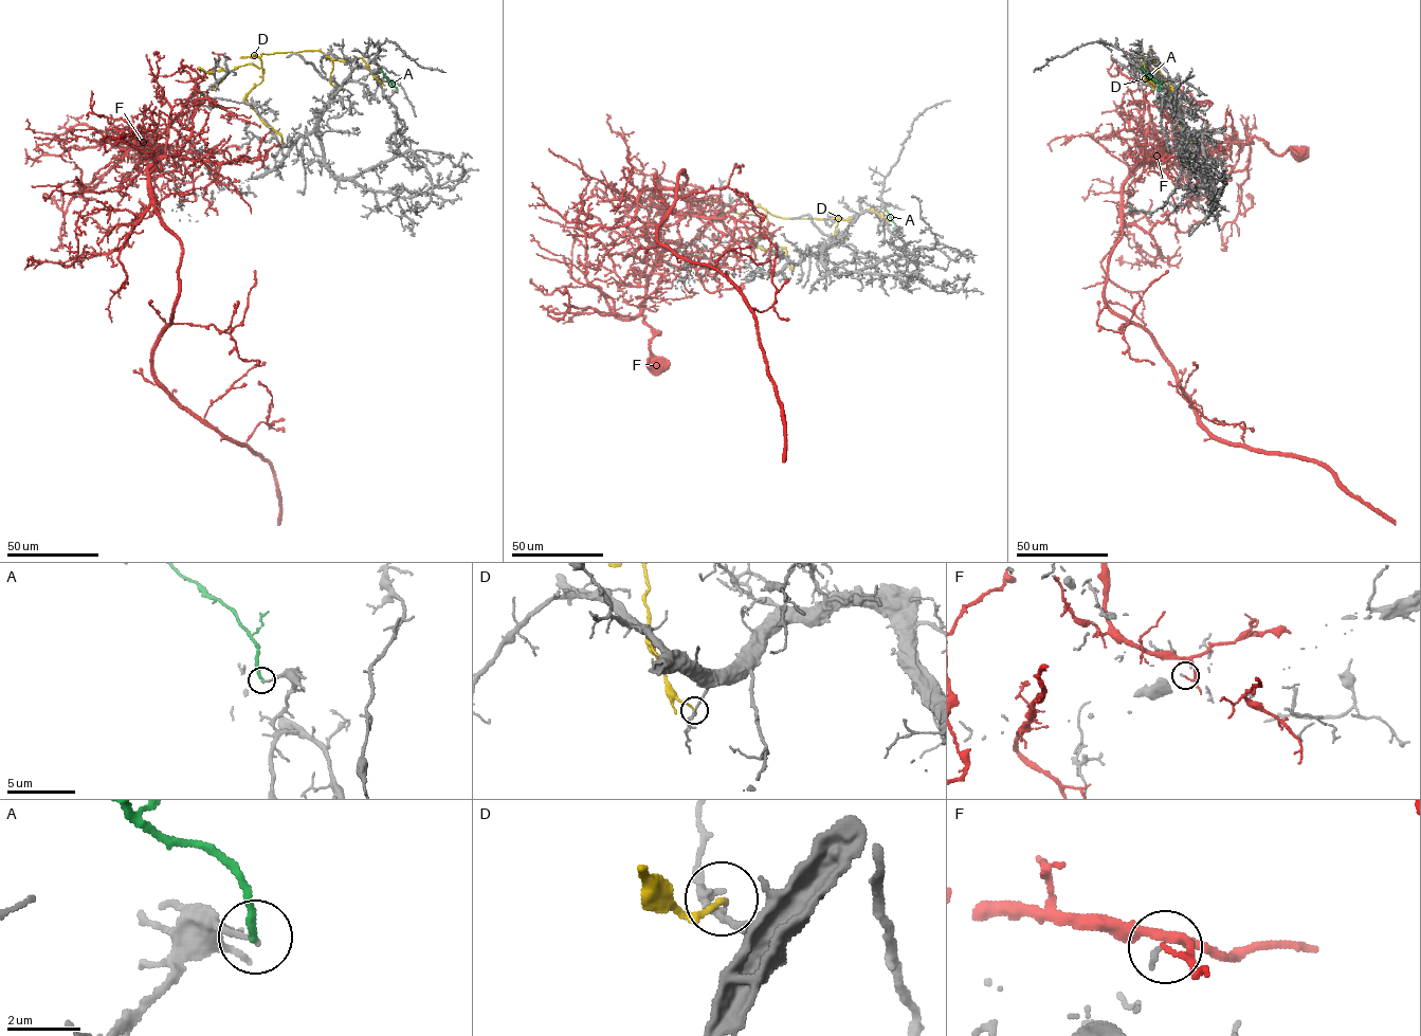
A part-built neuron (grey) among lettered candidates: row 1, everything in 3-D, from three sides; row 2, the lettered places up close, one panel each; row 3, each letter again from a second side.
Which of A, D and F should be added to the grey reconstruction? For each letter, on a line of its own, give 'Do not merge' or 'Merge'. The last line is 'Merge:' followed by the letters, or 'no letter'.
A: Do not merge
D: Do not merge
F: Do not merge
Merge: no letter

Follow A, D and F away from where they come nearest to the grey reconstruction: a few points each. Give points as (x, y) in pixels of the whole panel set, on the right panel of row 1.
A: (1161, 91), (1160, 86), (1141, 66)
D: (1202, 146), (1181, 135), (1180, 106), (1142, 57), (1151, 50), (1152, 60), (1143, 57), (1143, 66), (1154, 85)
F: (1202, 186), (1187, 164), (1147, 157), (1133, 170), (1106, 304), (1151, 335), (1213, 434), (1323, 464), (1395, 525)

